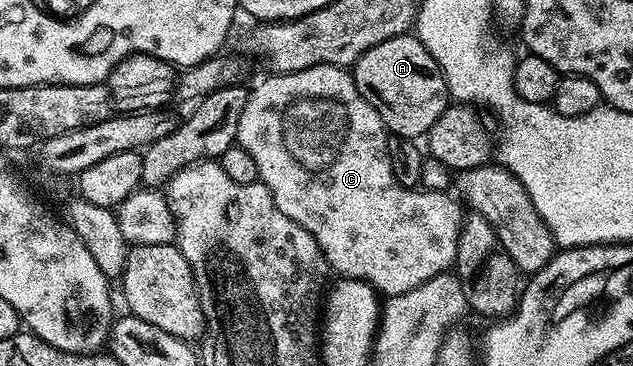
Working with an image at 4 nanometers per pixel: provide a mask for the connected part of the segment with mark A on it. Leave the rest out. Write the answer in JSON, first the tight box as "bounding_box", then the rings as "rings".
{"bounding_box":[350,33,450,141],"rings":[[[412,33],[390,37],[390,41],[374,45],[374,49],[360,55],[350,74],[358,93],[374,105],[384,126],[393,135],[415,141],[427,136],[434,121],[438,121],[438,117],[442,117],[444,110],[450,106],[448,86],[440,66]]]}

